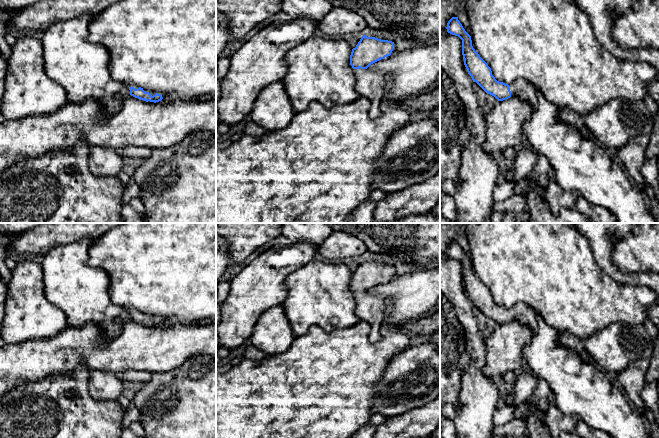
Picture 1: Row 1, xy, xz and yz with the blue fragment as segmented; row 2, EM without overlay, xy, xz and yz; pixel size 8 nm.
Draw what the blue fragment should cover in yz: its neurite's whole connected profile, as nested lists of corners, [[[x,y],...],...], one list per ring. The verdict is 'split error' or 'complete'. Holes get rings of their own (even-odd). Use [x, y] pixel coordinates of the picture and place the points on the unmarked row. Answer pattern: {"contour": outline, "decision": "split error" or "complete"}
{"contour": [[[452,241],[447,247],[447,256],[458,260],[462,264],[462,279],[464,289],[473,306],[476,306],[486,317],[503,325],[516,320],[531,328],[532,334],[537,330],[535,310],[522,302],[510,309],[499,306],[492,299],[491,292],[479,280],[472,270],[471,260],[465,255],[458,241]]], "decision": "split error"}

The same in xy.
{"contour": [[[132,307],[127,308],[127,309],[128,309],[129,314],[130,314],[130,319],[135,321],[135,322],[138,322],[140,324],[144,324],[146,326],[156,327],[156,326],[159,326],[163,323],[162,319],[158,318],[155,315],[143,313],[143,312],[139,311],[138,309],[135,309]]], "decision": "split error"}

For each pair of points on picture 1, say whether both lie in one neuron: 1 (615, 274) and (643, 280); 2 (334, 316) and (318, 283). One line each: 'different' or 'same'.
1: same
2: same

